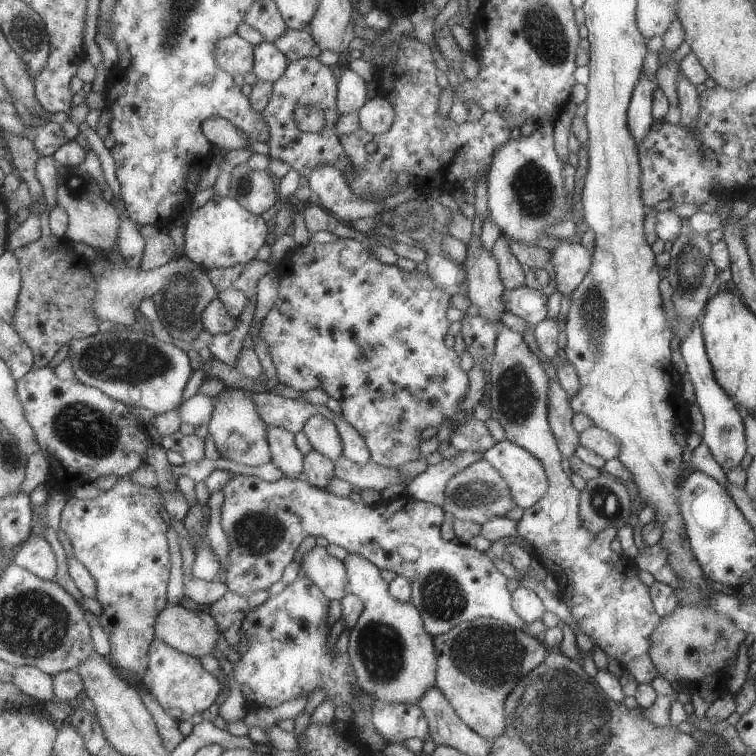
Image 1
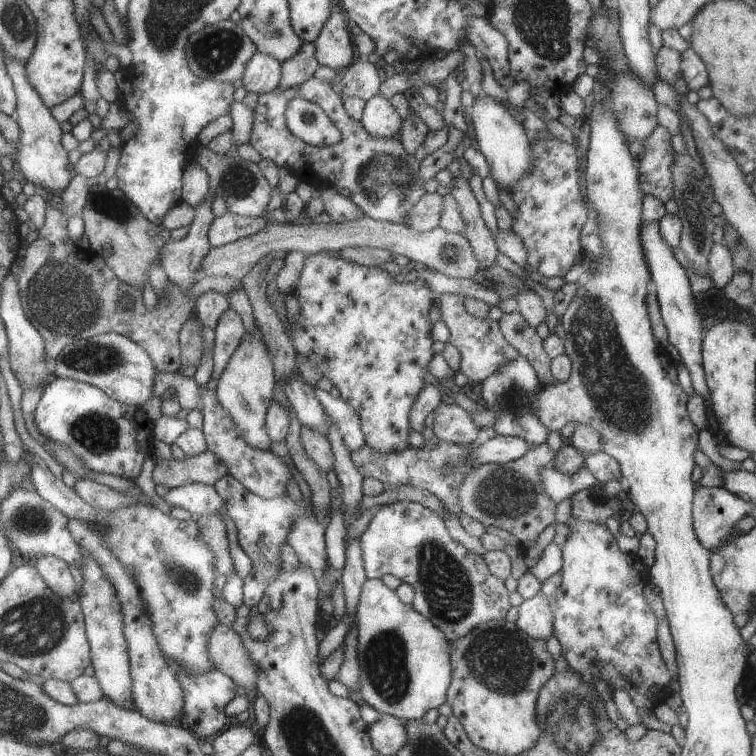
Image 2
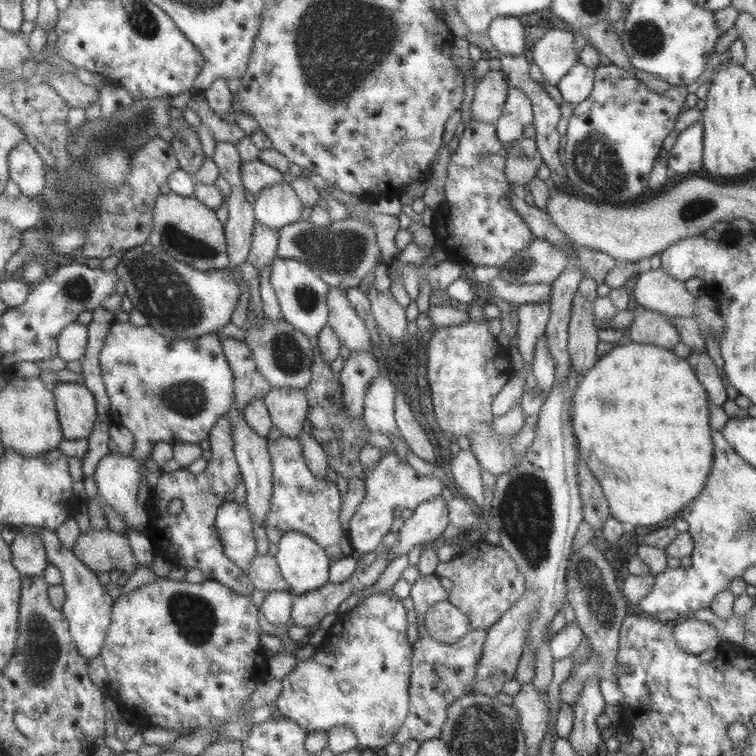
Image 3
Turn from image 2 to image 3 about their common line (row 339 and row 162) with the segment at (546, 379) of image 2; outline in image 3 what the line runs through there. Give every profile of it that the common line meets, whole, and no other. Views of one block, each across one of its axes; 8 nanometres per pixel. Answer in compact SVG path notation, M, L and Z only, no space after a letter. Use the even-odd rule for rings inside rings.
M525 137L512 146L508 145L505 150L509 154L506 173L509 174L510 184L521 192L521 189L537 175L543 161L537 149L537 142Z

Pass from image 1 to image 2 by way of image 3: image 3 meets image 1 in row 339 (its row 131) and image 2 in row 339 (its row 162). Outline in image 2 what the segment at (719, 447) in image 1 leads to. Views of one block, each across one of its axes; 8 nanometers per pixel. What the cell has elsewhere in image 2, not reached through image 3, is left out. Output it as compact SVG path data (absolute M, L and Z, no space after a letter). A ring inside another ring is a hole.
M643 220L640 229L640 240L645 261L651 274L651 287L656 292L670 343L681 354L681 360L689 370L695 392L703 398L708 398L708 396L710 398L711 392L706 382L702 356L705 331L702 329L700 314L698 314L696 304L694 304L694 293L689 281L689 272L677 261L673 247L665 241L659 226L658 221L648 222Z

